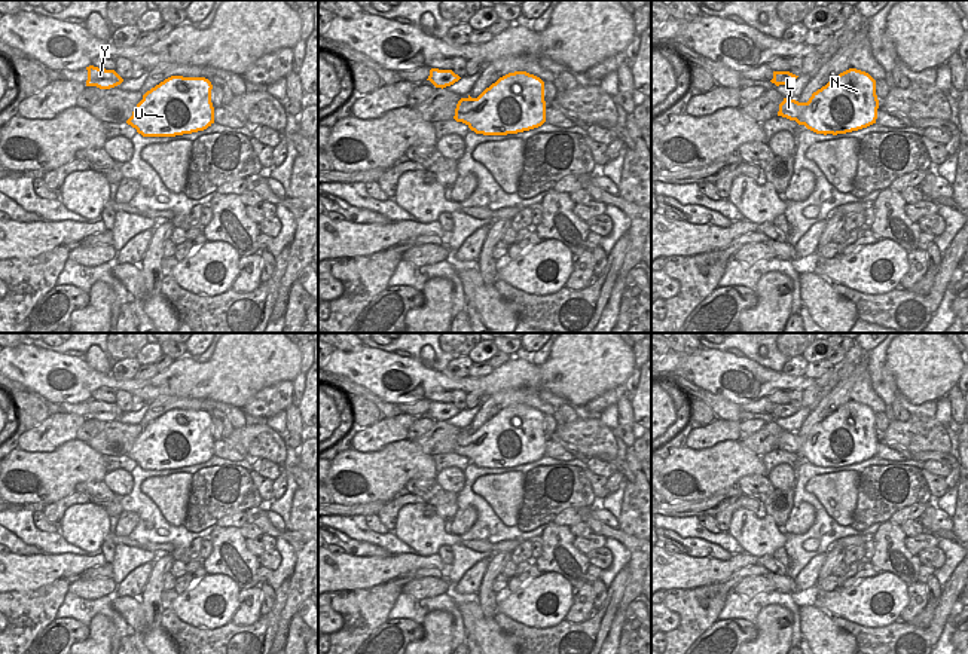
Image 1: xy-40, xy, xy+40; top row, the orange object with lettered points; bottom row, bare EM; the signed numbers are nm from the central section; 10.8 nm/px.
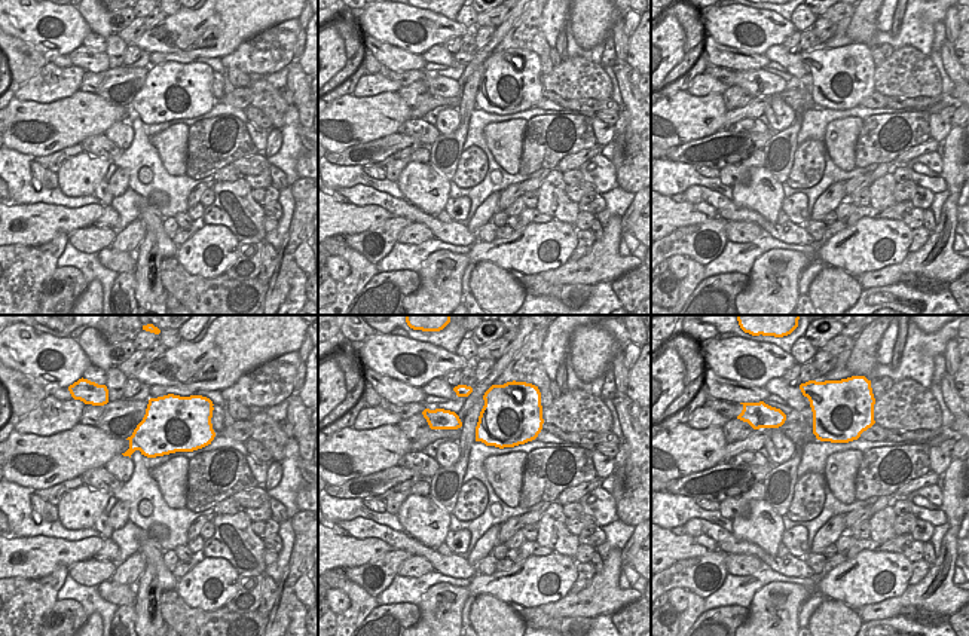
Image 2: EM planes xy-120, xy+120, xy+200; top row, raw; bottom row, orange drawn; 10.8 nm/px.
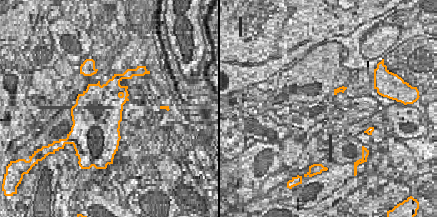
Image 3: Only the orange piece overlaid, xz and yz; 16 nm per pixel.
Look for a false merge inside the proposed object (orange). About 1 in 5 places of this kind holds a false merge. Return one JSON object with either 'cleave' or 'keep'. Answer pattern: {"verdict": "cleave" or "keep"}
{"verdict": "keep"}

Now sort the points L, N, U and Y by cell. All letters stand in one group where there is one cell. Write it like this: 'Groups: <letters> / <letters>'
Groups: L N U Y

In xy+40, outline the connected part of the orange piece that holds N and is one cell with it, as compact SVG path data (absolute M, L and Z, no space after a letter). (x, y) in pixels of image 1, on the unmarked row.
M849 401L812 427L807 436L784 431L778 449L796 453L816 467L846 467L876 456L876 413Z

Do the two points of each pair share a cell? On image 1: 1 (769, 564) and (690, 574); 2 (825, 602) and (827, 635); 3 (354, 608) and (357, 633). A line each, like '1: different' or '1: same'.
1: same
2: different
3: same

